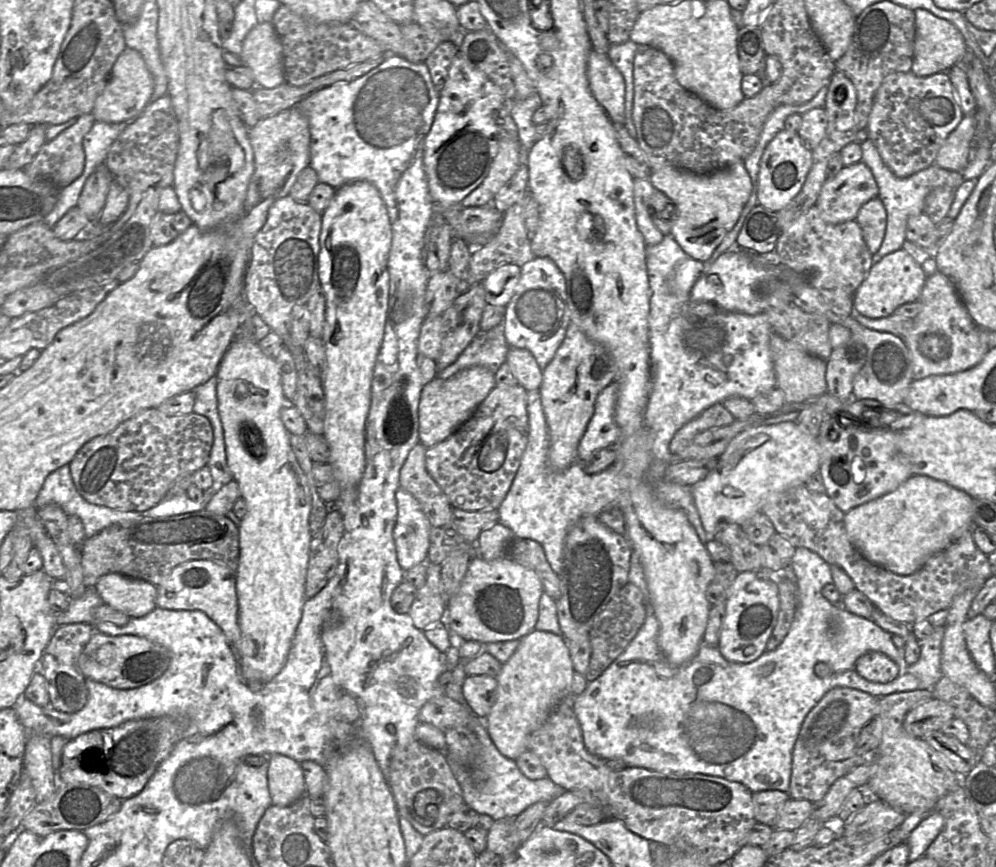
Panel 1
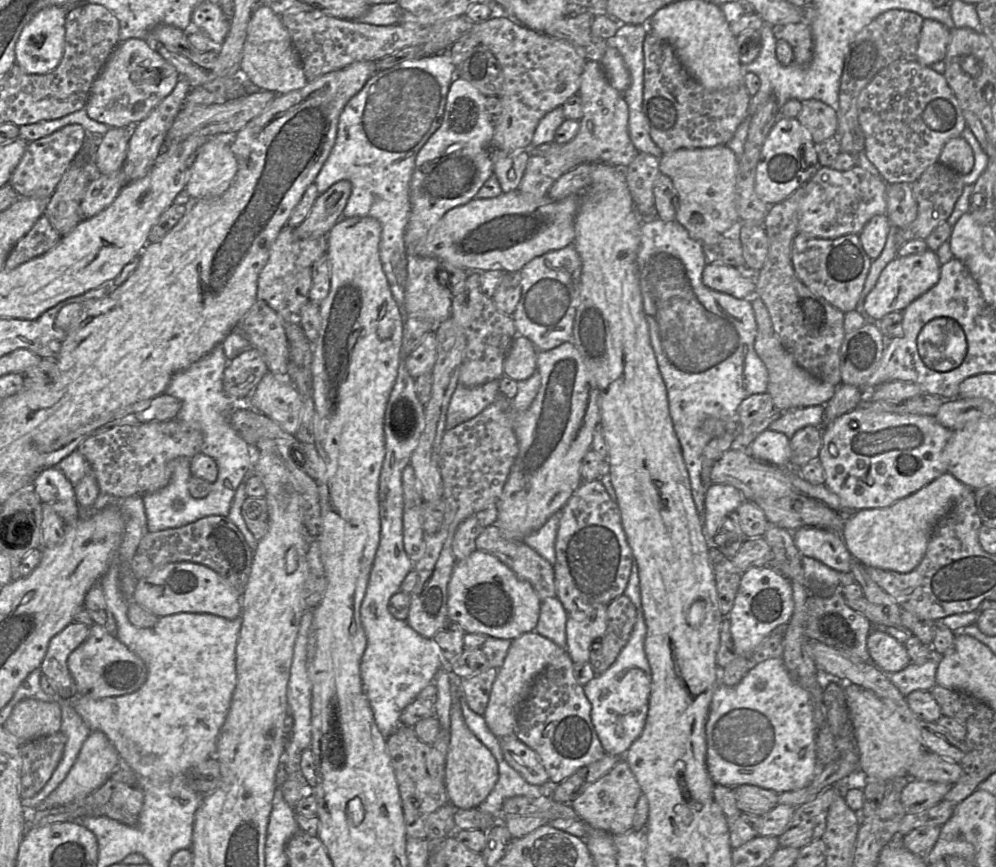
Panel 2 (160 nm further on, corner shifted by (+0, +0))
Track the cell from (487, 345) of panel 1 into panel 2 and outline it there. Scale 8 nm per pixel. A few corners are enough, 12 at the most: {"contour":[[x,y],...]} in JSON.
{"contour":[[499,380],[467,387],[458,384],[446,417],[446,430],[492,404]]}

